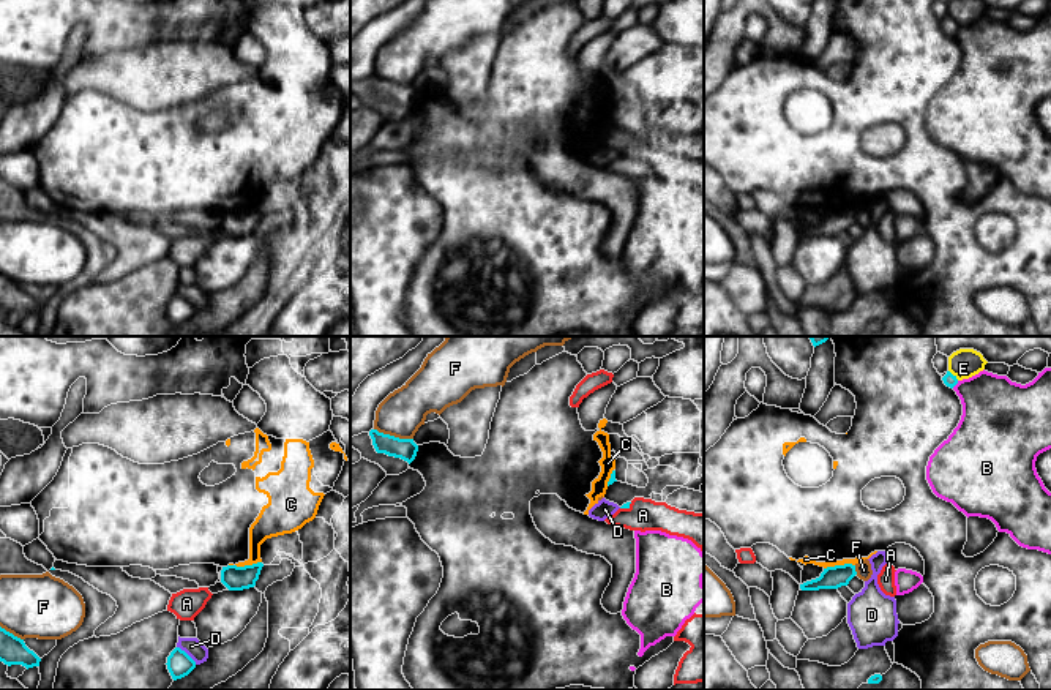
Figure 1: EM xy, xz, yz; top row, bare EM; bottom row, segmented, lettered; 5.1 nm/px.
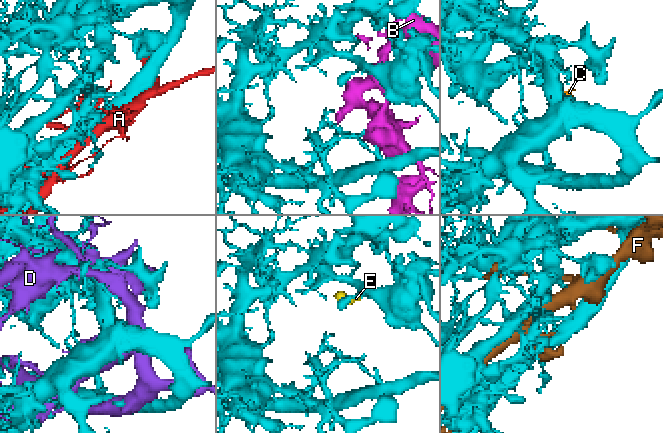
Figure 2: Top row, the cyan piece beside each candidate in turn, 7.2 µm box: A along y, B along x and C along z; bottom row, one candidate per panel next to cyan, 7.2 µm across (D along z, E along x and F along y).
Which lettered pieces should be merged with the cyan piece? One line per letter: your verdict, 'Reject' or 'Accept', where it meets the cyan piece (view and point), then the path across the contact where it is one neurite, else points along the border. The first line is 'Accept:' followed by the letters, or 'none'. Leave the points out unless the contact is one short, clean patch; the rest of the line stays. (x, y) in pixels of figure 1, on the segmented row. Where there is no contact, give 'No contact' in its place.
Accept: none
A: Reject. Touches cyan at xz (625, 507)
B: Reject. Touches cyan at yz (955, 384)
C: Reject. Touches cyan at yz (838, 566). Boundary: yz (854, 564), (835, 564), (824, 569)
D: Reject. Touches cyan at xy (187, 654)
E: Reject. Touches cyan at yz (952, 374). Boundary: yz (949, 370), (958, 379)
F: Reject. Touches cyan at xz (393, 436)

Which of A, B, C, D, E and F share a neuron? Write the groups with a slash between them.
A / B / C / D / E / F

